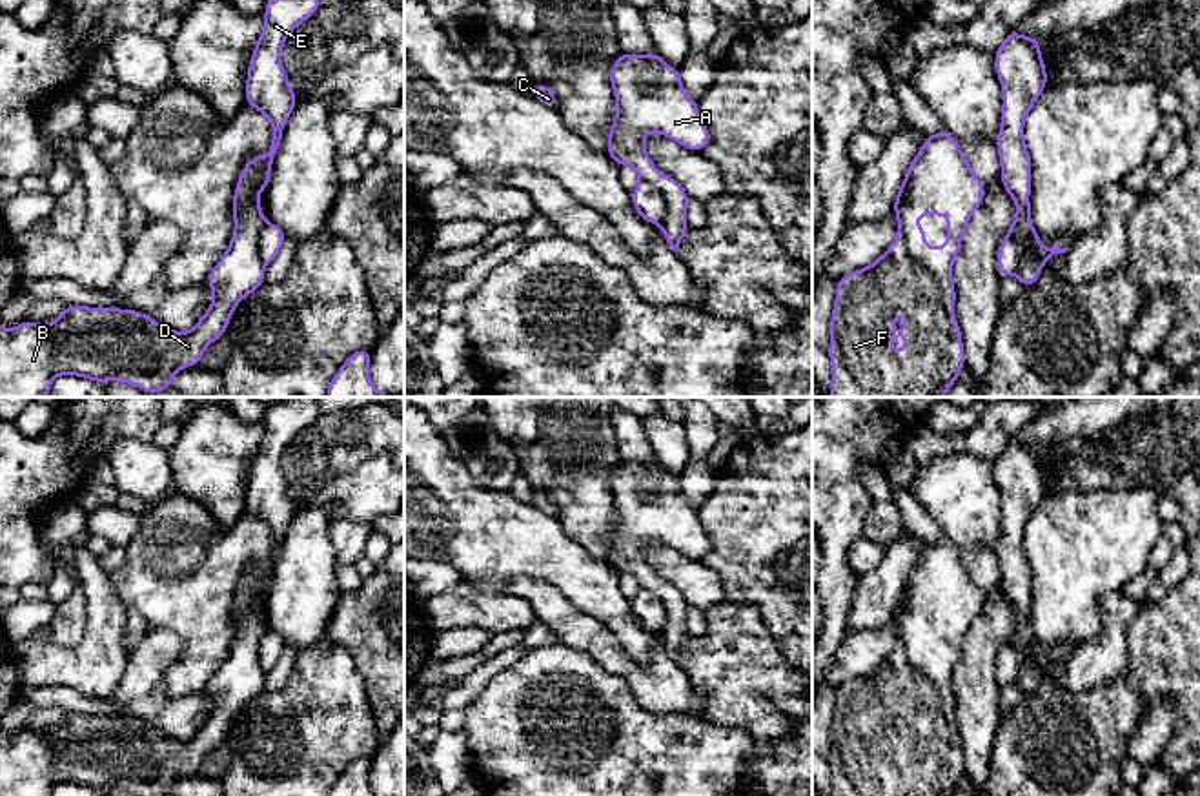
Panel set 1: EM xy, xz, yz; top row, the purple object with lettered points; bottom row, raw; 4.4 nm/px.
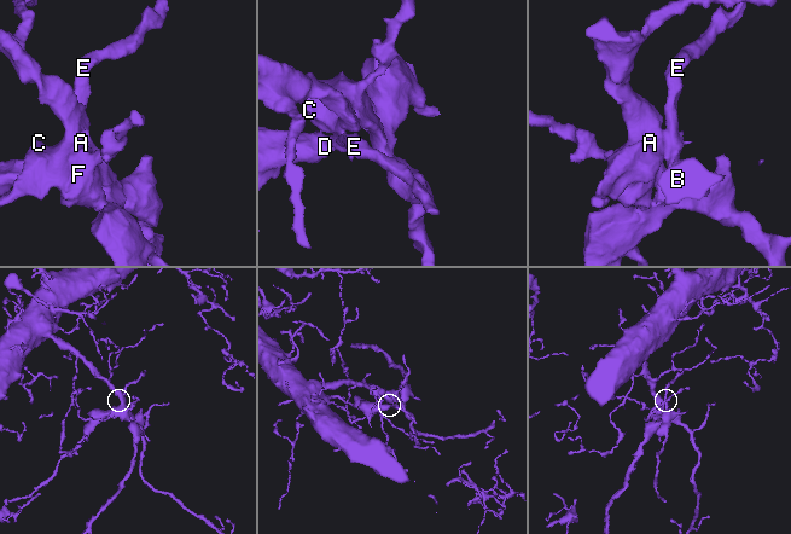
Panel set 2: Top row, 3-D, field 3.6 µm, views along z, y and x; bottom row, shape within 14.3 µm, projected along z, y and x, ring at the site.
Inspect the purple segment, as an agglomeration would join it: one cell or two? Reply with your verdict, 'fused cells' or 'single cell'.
fused cells

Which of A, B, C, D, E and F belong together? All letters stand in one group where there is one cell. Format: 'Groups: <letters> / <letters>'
Groups: A C F / B D E

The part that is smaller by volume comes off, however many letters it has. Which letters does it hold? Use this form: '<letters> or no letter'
B, D, E

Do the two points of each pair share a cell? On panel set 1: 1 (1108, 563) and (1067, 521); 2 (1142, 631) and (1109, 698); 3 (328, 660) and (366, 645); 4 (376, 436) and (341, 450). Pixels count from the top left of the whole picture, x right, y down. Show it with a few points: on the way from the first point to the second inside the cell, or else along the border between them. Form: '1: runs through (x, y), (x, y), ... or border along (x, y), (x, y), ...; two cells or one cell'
1: runs through (1097, 552), (1077, 532); one cell
2: border along (1128, 674), (1146, 707); two cells
3: border along (325, 636), (348, 653), (363, 680), (365, 693); two cells
4: runs through (366, 436), (355, 436), (350, 441); one cell

